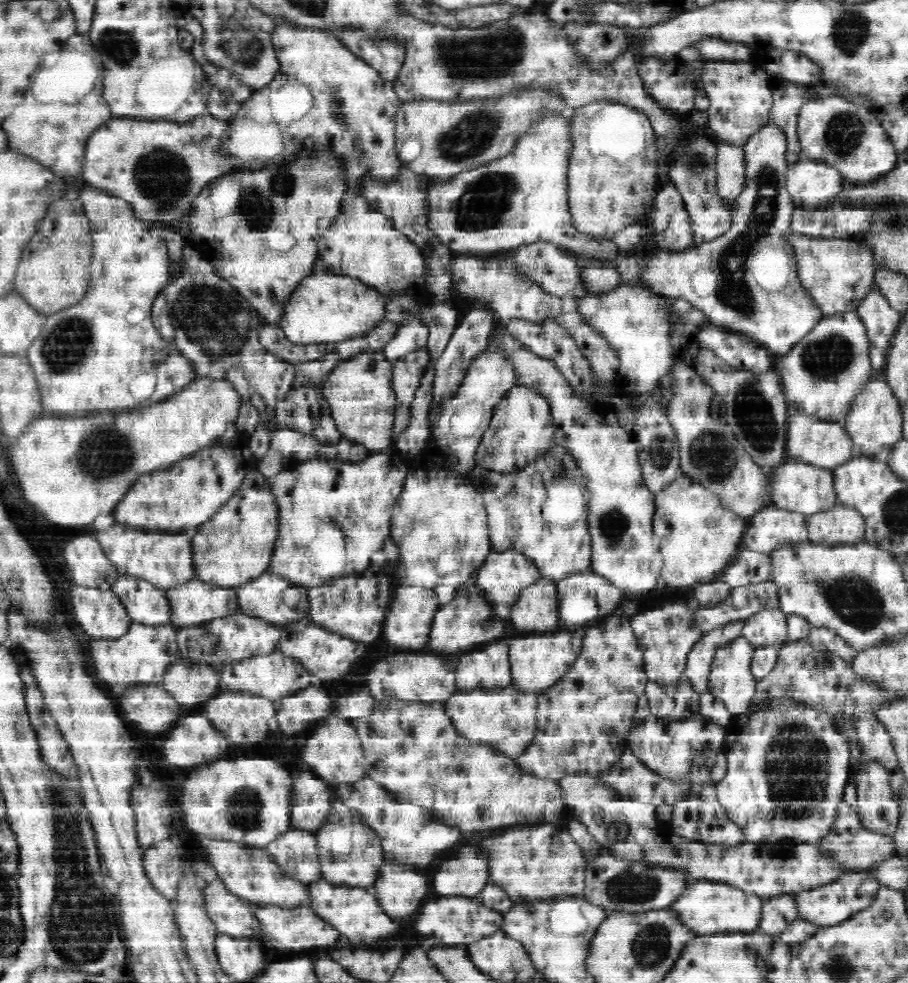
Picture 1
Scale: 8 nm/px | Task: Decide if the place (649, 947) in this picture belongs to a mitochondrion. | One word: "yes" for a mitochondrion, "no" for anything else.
yes

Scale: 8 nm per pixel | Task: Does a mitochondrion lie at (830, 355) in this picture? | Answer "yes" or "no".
yes

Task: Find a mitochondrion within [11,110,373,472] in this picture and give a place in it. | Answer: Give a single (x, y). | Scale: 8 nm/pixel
(212, 319)

